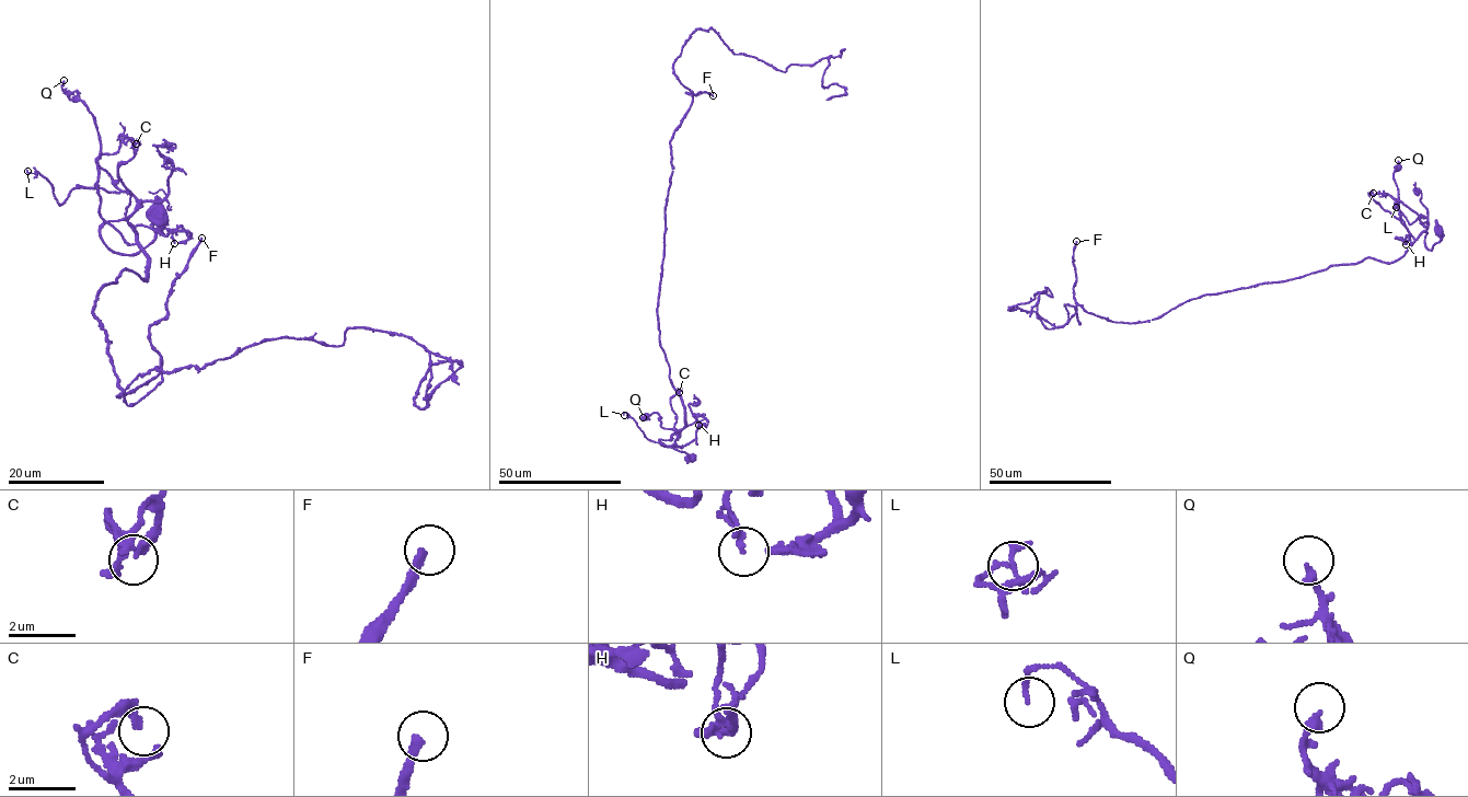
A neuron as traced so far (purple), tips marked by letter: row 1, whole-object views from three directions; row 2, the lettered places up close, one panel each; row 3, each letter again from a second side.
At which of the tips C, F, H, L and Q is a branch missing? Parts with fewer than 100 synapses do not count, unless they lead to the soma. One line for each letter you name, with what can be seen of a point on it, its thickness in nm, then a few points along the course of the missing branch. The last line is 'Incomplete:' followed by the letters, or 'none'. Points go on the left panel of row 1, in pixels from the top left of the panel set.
F: at (201, 238); 220 nm thick
Incomplete: F

